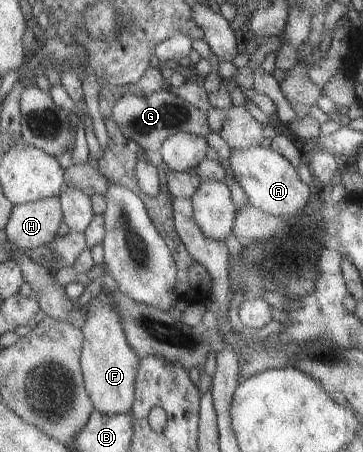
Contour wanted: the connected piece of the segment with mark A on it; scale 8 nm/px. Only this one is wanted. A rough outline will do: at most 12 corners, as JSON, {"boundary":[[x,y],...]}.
{"boundary":[[270,148],[228,161],[253,207],[300,219],[312,193]]}

